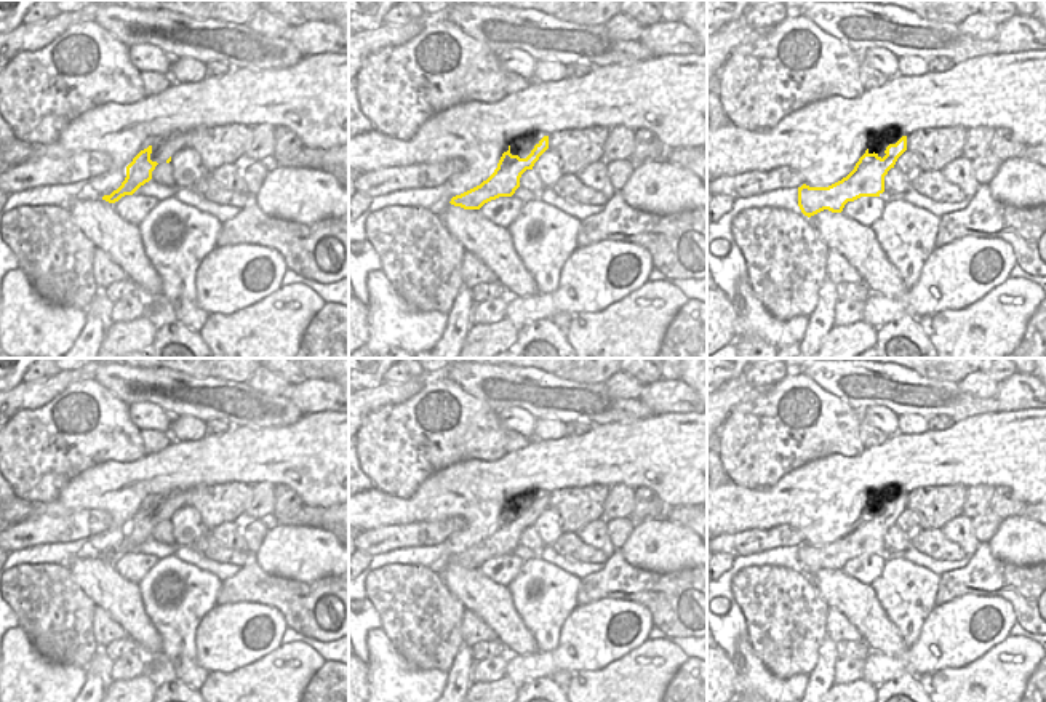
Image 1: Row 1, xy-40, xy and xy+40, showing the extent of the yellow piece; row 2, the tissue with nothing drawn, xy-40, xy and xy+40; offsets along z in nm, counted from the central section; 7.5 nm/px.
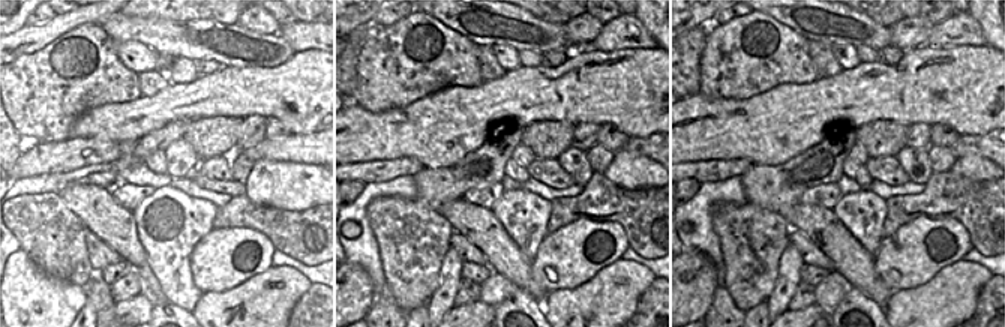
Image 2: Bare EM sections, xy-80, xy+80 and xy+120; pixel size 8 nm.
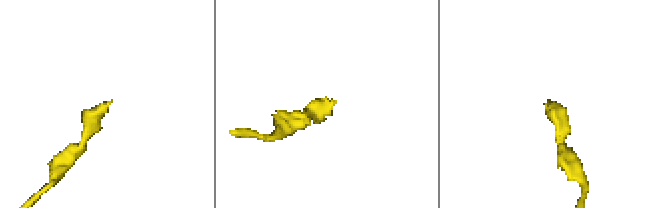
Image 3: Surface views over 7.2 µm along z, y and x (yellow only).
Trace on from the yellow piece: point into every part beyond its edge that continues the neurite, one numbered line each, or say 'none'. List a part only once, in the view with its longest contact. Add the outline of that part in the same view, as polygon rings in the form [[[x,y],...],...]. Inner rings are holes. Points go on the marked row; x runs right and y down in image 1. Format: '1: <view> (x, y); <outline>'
1: xy (522, 147); [[[533,133],[526,136],[525,139],[513,141],[510,142],[510,154],[518,155],[520,158],[526,158],[542,138],[544,136]]]

